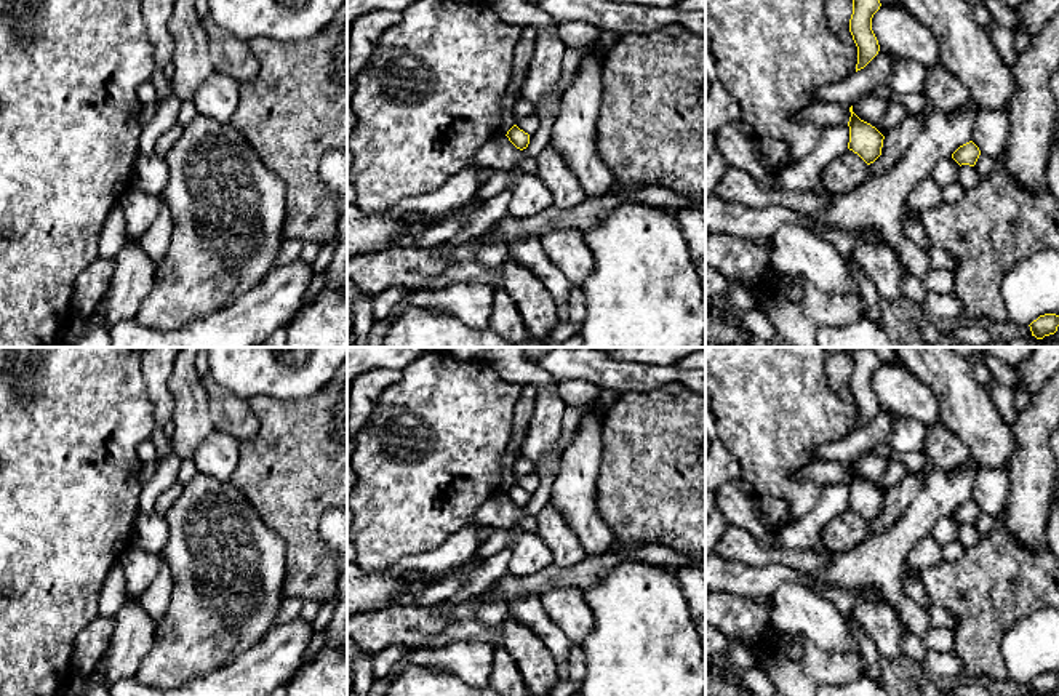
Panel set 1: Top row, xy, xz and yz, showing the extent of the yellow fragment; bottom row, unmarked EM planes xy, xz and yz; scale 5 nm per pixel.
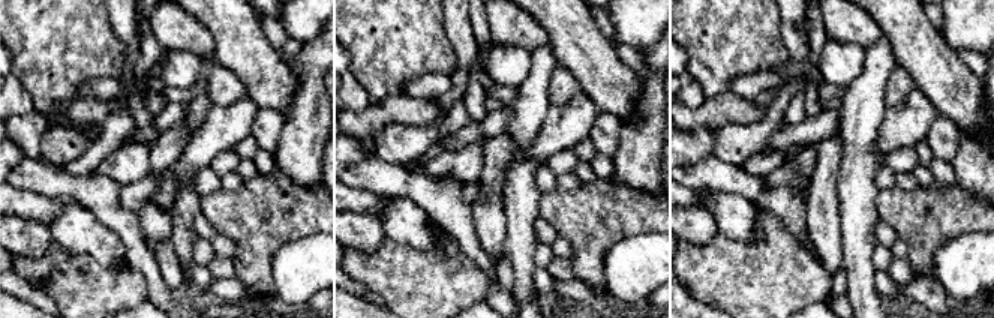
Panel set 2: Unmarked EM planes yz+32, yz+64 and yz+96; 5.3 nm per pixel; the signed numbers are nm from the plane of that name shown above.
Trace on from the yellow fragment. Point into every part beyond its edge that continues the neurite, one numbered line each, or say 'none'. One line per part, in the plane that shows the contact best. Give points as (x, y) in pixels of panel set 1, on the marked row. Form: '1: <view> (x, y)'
none

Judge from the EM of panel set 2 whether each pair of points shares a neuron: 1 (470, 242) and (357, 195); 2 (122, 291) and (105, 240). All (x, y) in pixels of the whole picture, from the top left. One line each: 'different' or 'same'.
1: different
2: different

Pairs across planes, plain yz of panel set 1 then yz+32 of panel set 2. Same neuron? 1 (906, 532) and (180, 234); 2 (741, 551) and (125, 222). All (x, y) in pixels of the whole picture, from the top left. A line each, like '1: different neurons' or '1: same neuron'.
1: different neurons
2: same neuron

